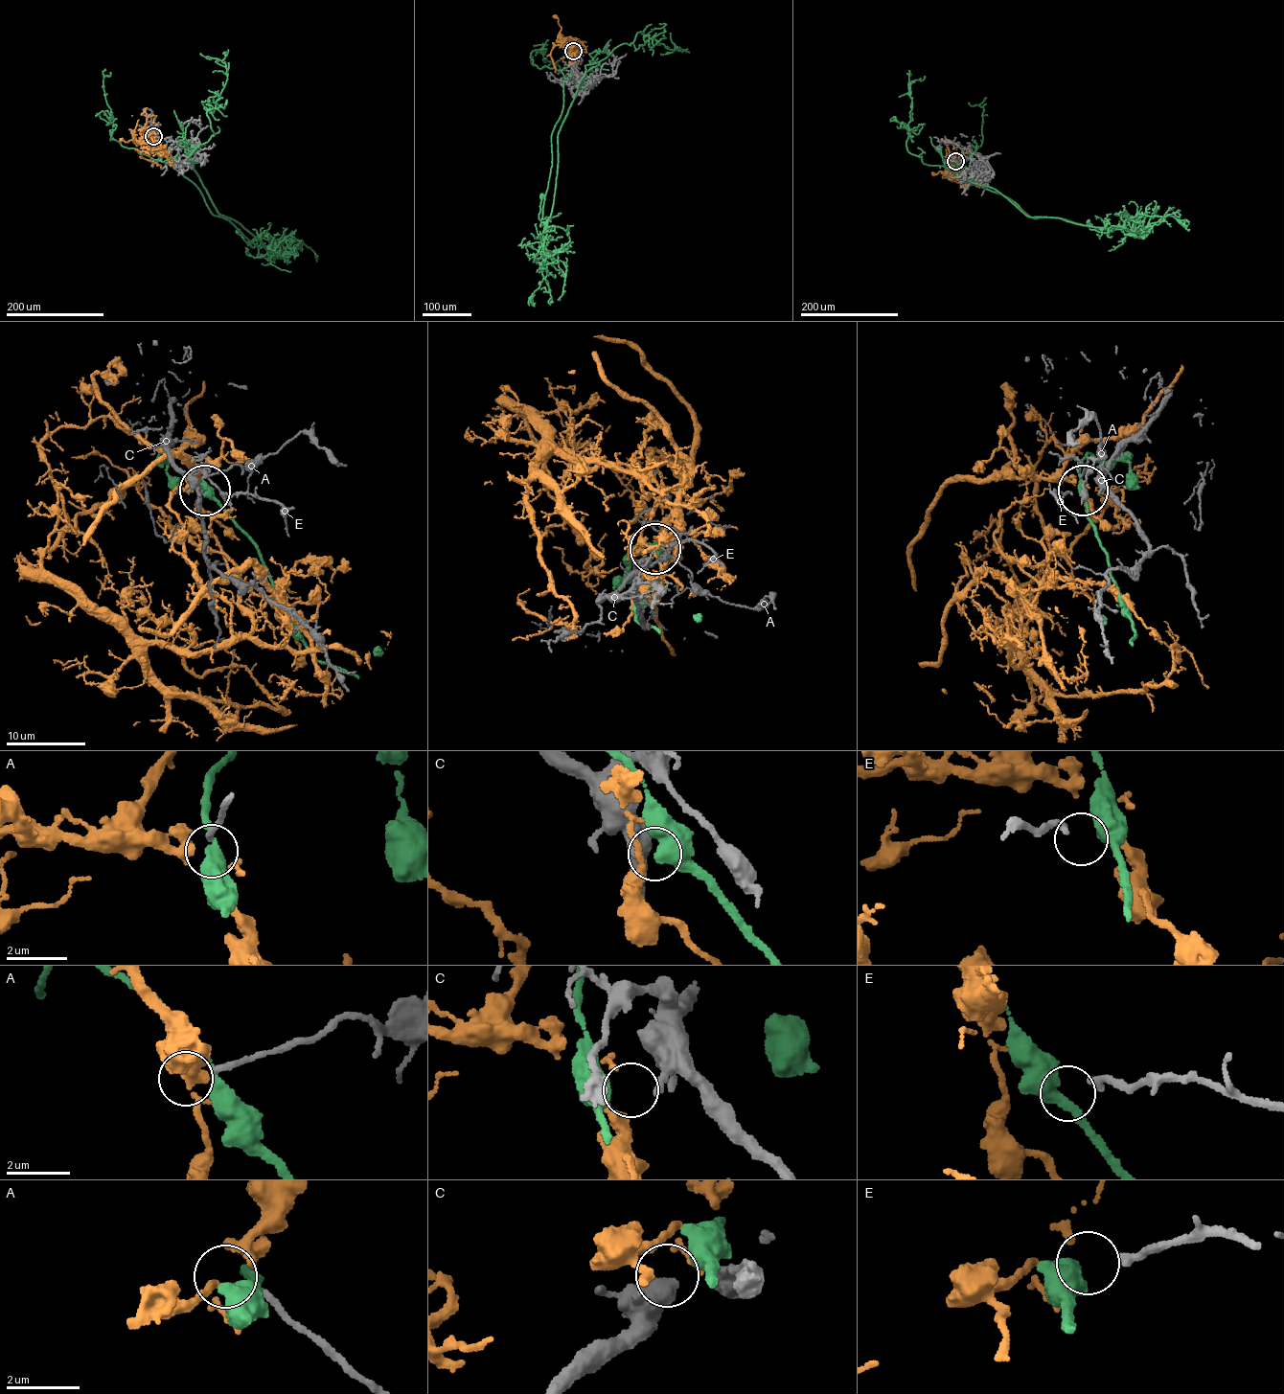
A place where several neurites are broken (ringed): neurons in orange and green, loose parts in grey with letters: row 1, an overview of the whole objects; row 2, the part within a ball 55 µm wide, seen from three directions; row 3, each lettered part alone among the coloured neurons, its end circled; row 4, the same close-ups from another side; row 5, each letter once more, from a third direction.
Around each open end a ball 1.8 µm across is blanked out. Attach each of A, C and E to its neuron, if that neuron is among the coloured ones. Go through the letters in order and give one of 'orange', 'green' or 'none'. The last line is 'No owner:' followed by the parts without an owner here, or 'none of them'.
A: orange
C: none
E: none
No owner: C, E

